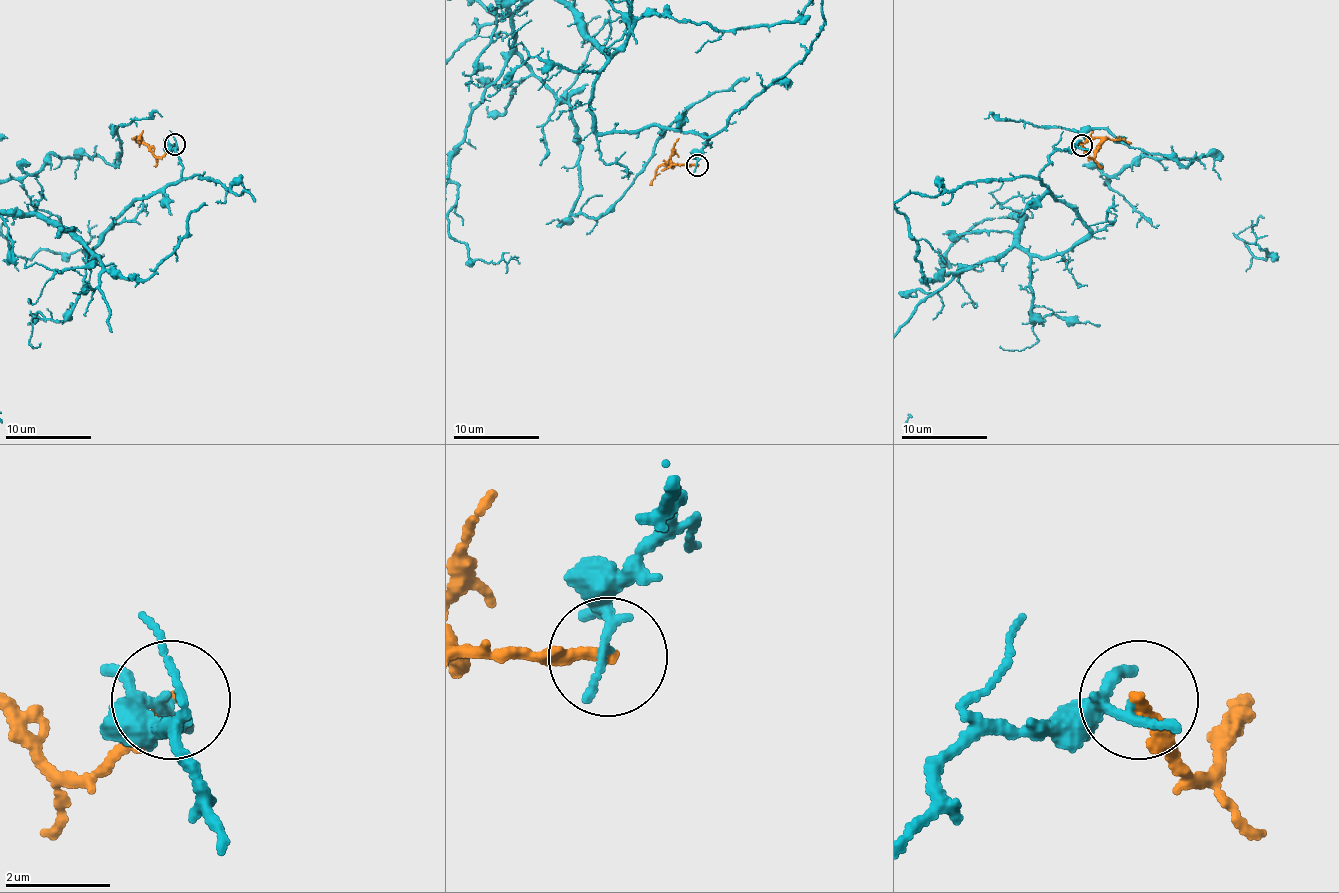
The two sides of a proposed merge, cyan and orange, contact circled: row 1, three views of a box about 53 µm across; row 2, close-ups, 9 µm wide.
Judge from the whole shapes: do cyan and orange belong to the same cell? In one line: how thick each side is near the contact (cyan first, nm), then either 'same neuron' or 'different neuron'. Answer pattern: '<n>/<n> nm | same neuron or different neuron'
120/220 nm | different neuron

